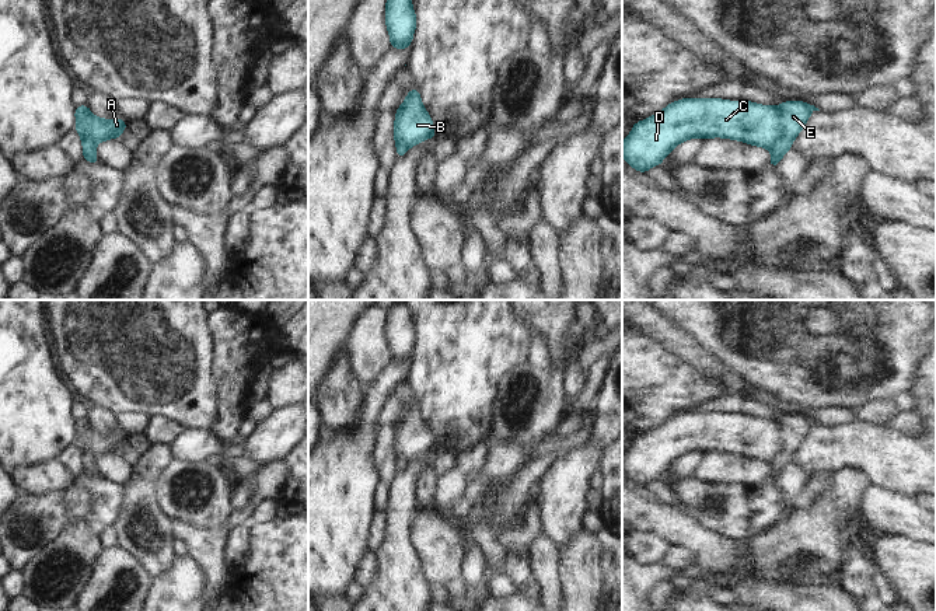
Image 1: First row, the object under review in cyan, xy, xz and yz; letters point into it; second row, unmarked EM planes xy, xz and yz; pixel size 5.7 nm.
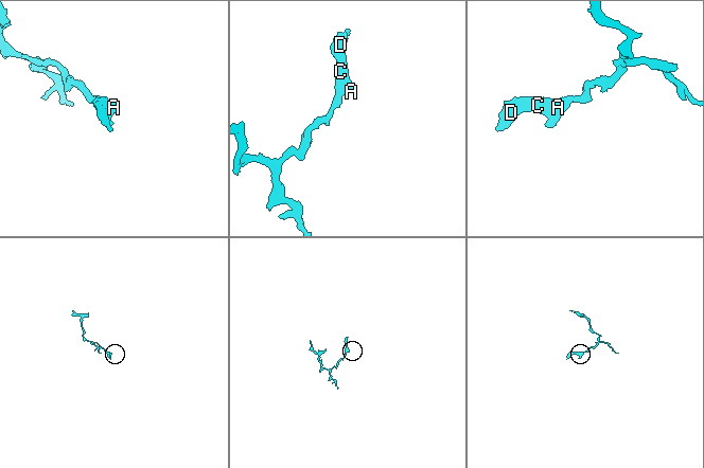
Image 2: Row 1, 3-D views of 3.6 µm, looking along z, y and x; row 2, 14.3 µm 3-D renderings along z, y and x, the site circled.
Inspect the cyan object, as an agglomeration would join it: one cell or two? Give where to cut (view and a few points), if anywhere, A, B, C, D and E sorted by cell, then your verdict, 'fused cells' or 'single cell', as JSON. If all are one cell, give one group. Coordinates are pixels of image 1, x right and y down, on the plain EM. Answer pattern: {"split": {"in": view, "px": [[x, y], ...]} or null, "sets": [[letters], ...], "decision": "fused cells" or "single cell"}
{"split": {"in": "yz", "px": [[776, 421], [781, 429], [782, 451], [771, 463]]}, "sets": [["A", "B", "C", "D"], ["E"]], "decision": "fused cells"}

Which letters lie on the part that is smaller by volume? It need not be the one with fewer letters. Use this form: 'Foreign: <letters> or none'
Foreign: A, B, C, D

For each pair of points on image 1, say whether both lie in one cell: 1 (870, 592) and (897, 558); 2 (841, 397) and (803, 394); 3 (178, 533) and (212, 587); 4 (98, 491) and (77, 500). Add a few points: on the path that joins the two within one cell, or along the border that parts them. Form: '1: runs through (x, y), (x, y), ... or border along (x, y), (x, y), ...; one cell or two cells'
1: border along (876, 562), (880, 569); two cells
2: runs through (831, 394), (813, 394); one cell
3: runs through (192, 543), (210, 561), (212, 573); one cell
4: border along (74, 481), (88, 491), (91, 517); two cells

